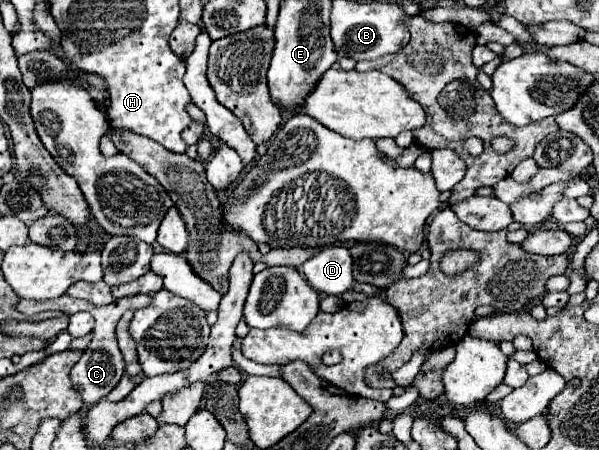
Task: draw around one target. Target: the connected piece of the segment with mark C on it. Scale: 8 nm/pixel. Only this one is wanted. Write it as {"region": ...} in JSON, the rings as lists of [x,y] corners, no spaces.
{"region":[[[63,294],[61,298],[57,300],[49,300],[49,302],[43,302],[45,310],[59,310],[59,312],[65,312],[65,314],[75,314],[79,310],[87,310],[89,314],[93,314],[95,318],[95,336],[91,340],[91,344],[87,346],[87,350],[83,352],[83,356],[79,358],[79,362],[71,368],[71,382],[73,382],[73,388],[81,394],[83,398],[83,404],[91,406],[91,404],[97,404],[101,398],[105,398],[121,380],[123,376],[123,370],[125,370],[125,362],[123,362],[123,356],[117,348],[117,340],[115,340],[115,326],[119,322],[119,318],[127,312],[127,310],[139,310],[139,308],[145,308],[147,304],[151,302],[151,294],[135,294],[135,296],[125,296],[125,298],[119,298],[119,300],[113,300],[111,304],[107,306],[93,306],[85,300],[75,300],[67,294]]]}

